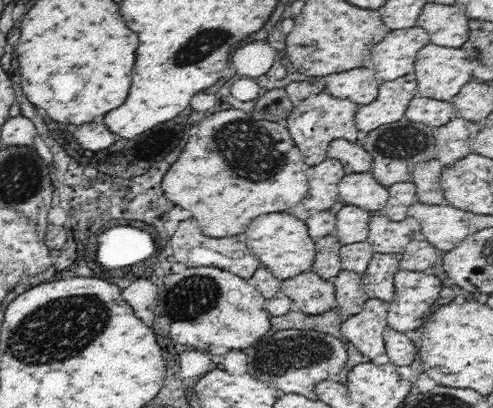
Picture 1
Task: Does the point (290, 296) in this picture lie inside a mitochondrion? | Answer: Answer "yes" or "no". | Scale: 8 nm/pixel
no

